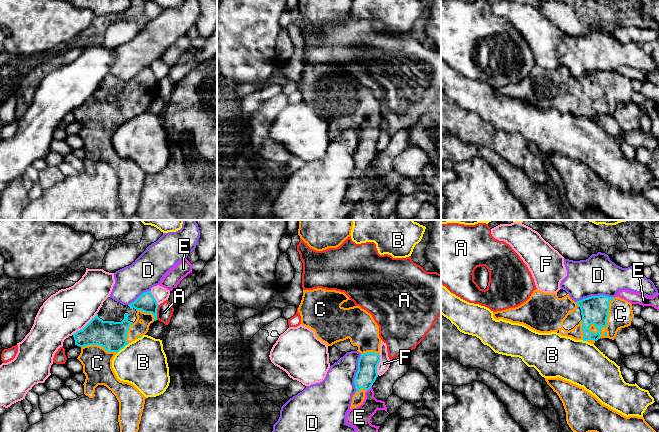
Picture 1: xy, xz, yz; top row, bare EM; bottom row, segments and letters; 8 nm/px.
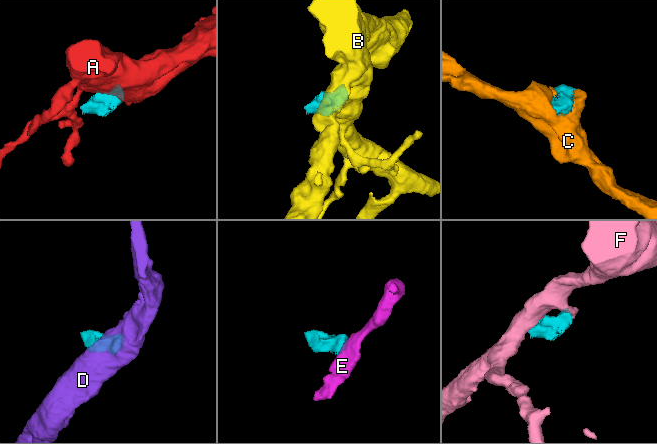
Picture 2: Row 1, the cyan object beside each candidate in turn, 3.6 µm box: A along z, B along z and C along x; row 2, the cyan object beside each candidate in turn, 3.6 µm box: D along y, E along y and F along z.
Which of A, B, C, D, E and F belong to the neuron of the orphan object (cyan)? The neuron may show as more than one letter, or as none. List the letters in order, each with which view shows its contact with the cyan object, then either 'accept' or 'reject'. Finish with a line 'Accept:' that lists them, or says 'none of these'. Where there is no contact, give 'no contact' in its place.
A: meets cyan in xy; reject
B: meets cyan in xy; reject
C: meets cyan in yz; accept
D: meets cyan in xz; reject
E: meets cyan in xz; reject
F: meets cyan in xy; reject
Accept: C

